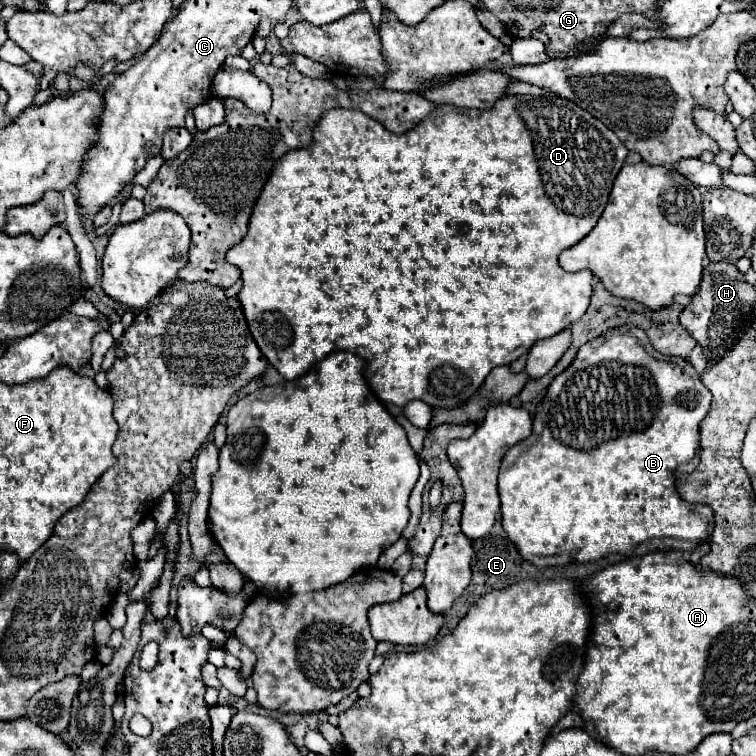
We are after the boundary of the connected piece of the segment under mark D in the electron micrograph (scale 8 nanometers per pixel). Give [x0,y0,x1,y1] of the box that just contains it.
[226,96,628,408]

